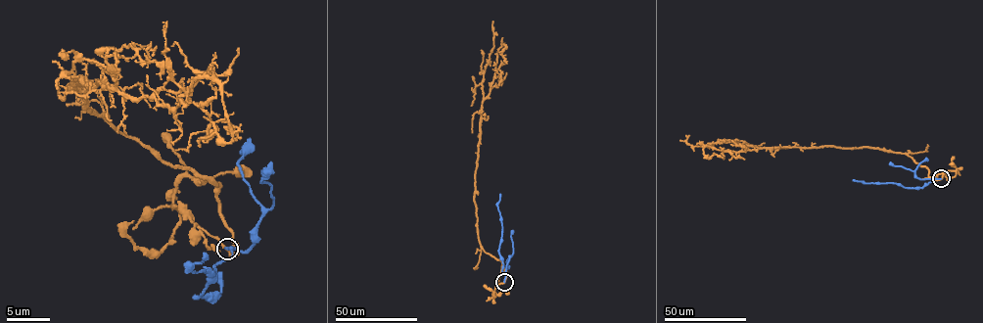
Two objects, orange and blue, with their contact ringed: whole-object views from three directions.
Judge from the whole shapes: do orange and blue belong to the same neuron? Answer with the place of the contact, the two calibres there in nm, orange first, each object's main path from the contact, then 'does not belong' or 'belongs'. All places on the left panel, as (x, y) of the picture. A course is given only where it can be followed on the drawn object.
at (227, 249); 220 nm thick on the orange side, 180 nm on the other; orange runs (226, 248), (217, 186), (70, 87), (172, 109), (211, 78), (228, 143), (215, 132), (226, 121), (239, 138); blue runs (226, 248), (233, 250), (228, 258), (215, 265), (217, 295), (199, 297), (215, 271), (192, 271), (203, 254); does not belong

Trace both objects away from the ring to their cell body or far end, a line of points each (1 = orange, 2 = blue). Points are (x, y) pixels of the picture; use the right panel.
1: (941, 178), (931, 178), (925, 166), (905, 154), (878, 148), (703, 148), (707, 159), (723, 158)
2: (941, 178), (932, 179), (922, 187), (912, 188), (894, 183), (853, 180)

